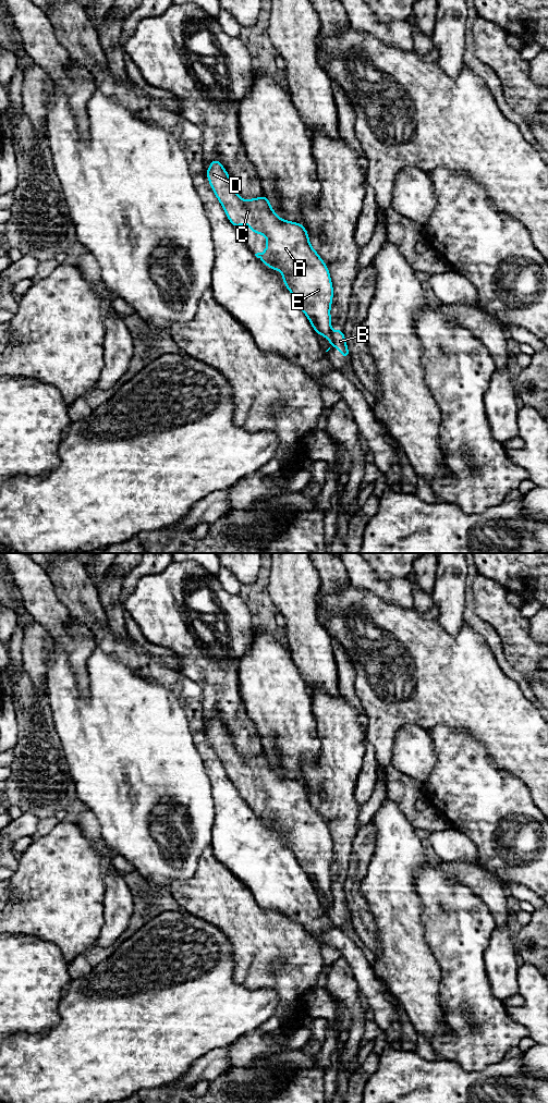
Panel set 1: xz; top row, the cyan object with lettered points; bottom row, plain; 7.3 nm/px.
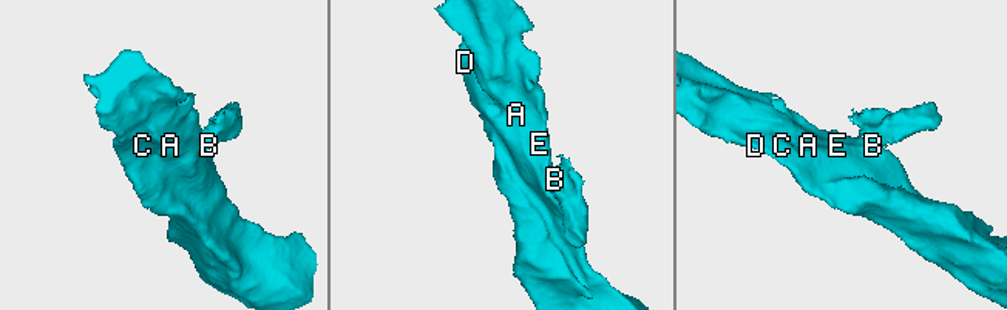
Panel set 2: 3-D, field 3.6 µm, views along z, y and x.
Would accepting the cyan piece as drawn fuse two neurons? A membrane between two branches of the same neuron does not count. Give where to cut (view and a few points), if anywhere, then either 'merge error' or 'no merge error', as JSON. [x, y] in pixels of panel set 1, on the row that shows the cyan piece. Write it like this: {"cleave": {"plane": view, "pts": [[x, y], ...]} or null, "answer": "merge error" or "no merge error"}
{"cleave": {"plane": "xz", "pts": [[330, 339], [331, 343]]}, "answer": "merge error"}

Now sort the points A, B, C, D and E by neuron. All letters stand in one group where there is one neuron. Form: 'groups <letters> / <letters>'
groups A C D E / B

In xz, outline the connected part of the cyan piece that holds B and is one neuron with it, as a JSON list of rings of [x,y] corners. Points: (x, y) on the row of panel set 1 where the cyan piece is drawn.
[[[334,329],[333,330],[334,335],[331,339],[331,346],[337,347],[341,352],[342,358],[350,358],[350,353],[348,348],[348,344],[345,341],[345,336],[343,335],[343,330],[341,329]]]

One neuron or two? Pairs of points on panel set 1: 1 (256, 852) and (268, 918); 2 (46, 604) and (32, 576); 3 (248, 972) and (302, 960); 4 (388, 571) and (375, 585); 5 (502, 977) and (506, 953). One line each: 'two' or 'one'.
1: two
2: one
3: one
4: two
5: one

